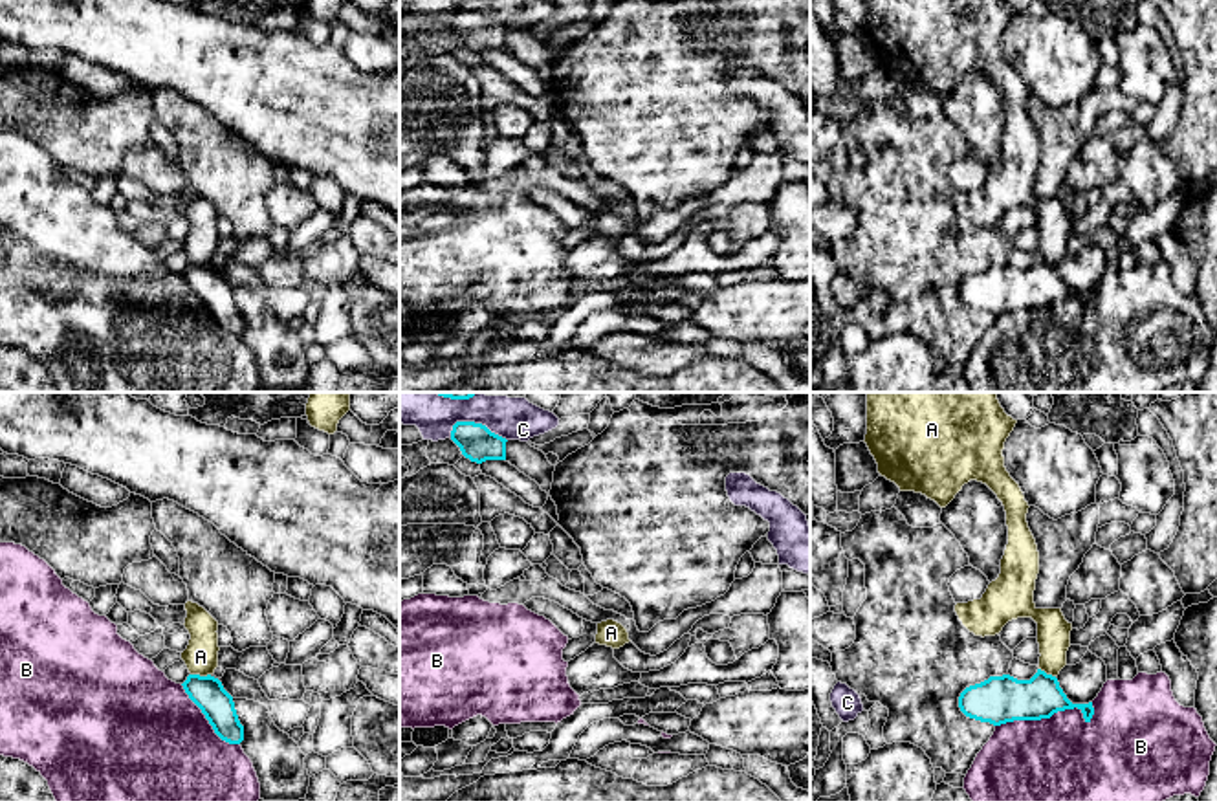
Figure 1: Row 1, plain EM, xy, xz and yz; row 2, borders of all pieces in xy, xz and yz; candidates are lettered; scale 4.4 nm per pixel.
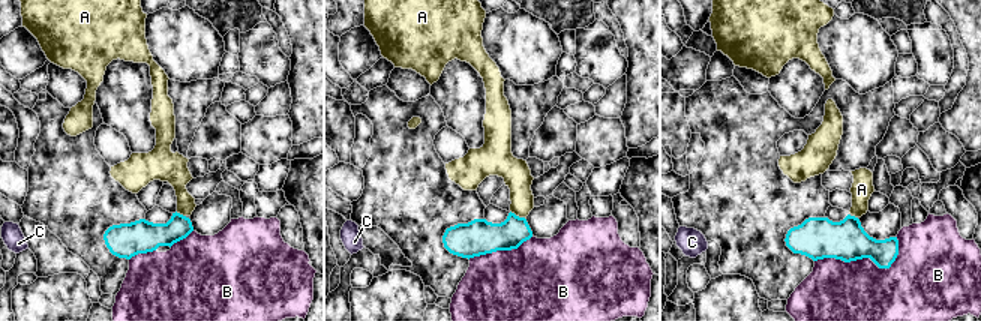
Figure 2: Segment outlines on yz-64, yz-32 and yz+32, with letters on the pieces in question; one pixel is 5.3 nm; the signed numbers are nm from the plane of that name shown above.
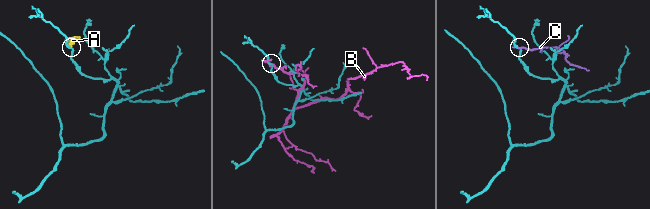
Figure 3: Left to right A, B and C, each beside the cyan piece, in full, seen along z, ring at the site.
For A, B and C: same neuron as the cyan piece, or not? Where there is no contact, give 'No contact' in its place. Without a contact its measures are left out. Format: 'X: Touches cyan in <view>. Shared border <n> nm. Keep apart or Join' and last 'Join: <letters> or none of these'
A: Touches cyan in xy. Shared border 90 nm. Keep apart
B: Touches cyan in yz. Shared border 440 nm. Keep apart
C: Touches cyan in xz. Shared border 260 nm. Keep apart
Join: none of these

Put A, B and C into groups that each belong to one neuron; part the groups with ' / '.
A / B / C

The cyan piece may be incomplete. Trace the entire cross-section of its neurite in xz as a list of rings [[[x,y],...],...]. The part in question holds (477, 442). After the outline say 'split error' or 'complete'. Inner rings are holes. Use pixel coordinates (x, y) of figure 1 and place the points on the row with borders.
[[[456,422],[451,440],[471,462],[506,460],[506,438],[491,433],[486,425],[475,422]]]; complete

